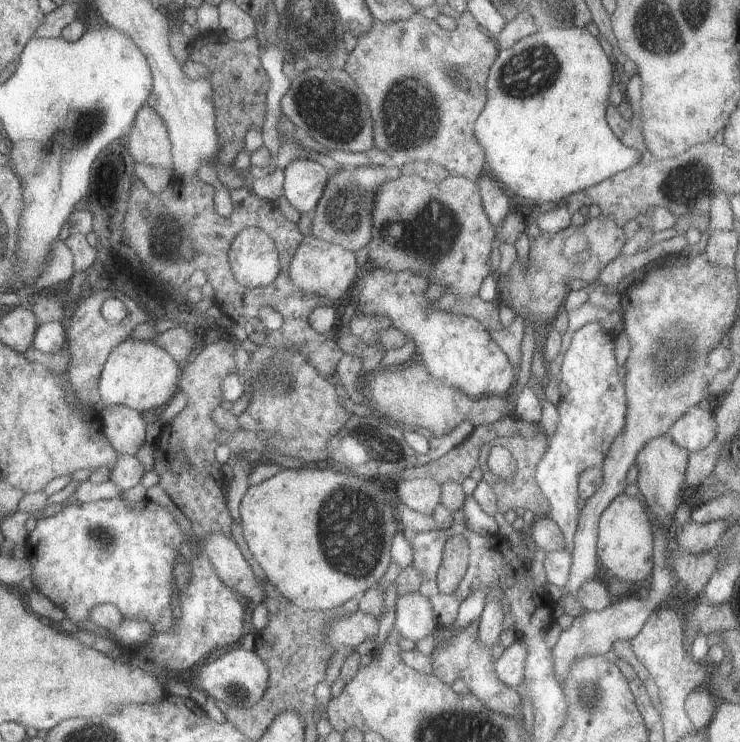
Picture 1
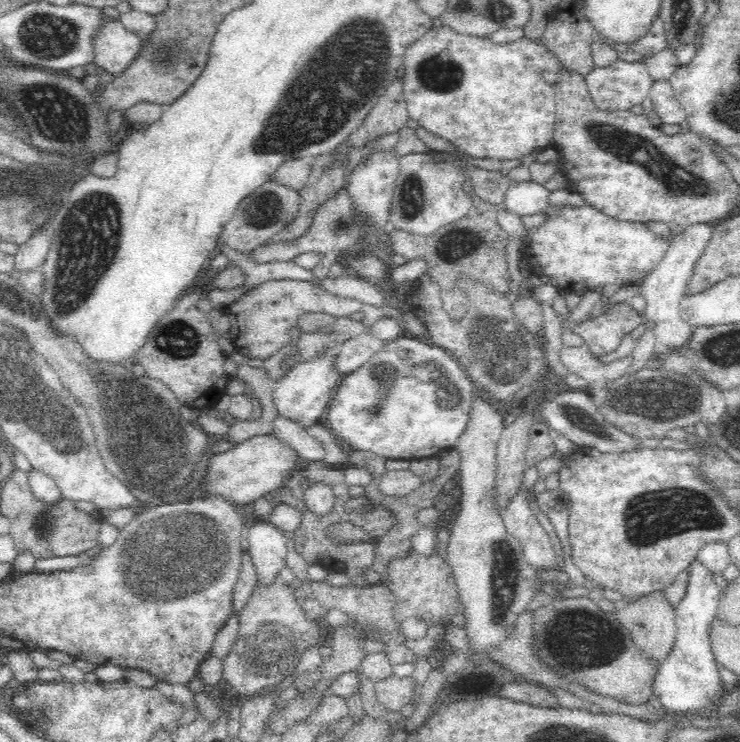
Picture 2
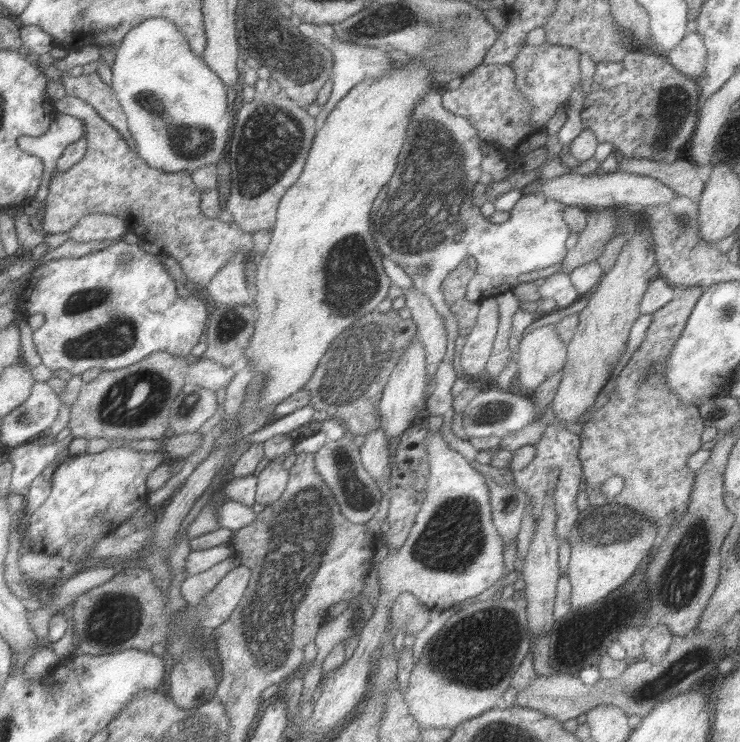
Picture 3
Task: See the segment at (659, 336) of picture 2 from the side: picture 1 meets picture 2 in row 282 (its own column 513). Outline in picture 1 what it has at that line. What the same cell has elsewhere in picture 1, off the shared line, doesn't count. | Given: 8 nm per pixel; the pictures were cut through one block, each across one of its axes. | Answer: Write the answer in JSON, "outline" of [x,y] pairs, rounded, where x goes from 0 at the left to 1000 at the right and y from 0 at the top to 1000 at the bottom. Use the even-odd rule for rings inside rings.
{"outline":[[[699,860],[688,873],[682,873],[677,887],[672,889],[674,914],[691,927],[701,927],[709,916],[709,889],[712,889],[712,868]]]}

